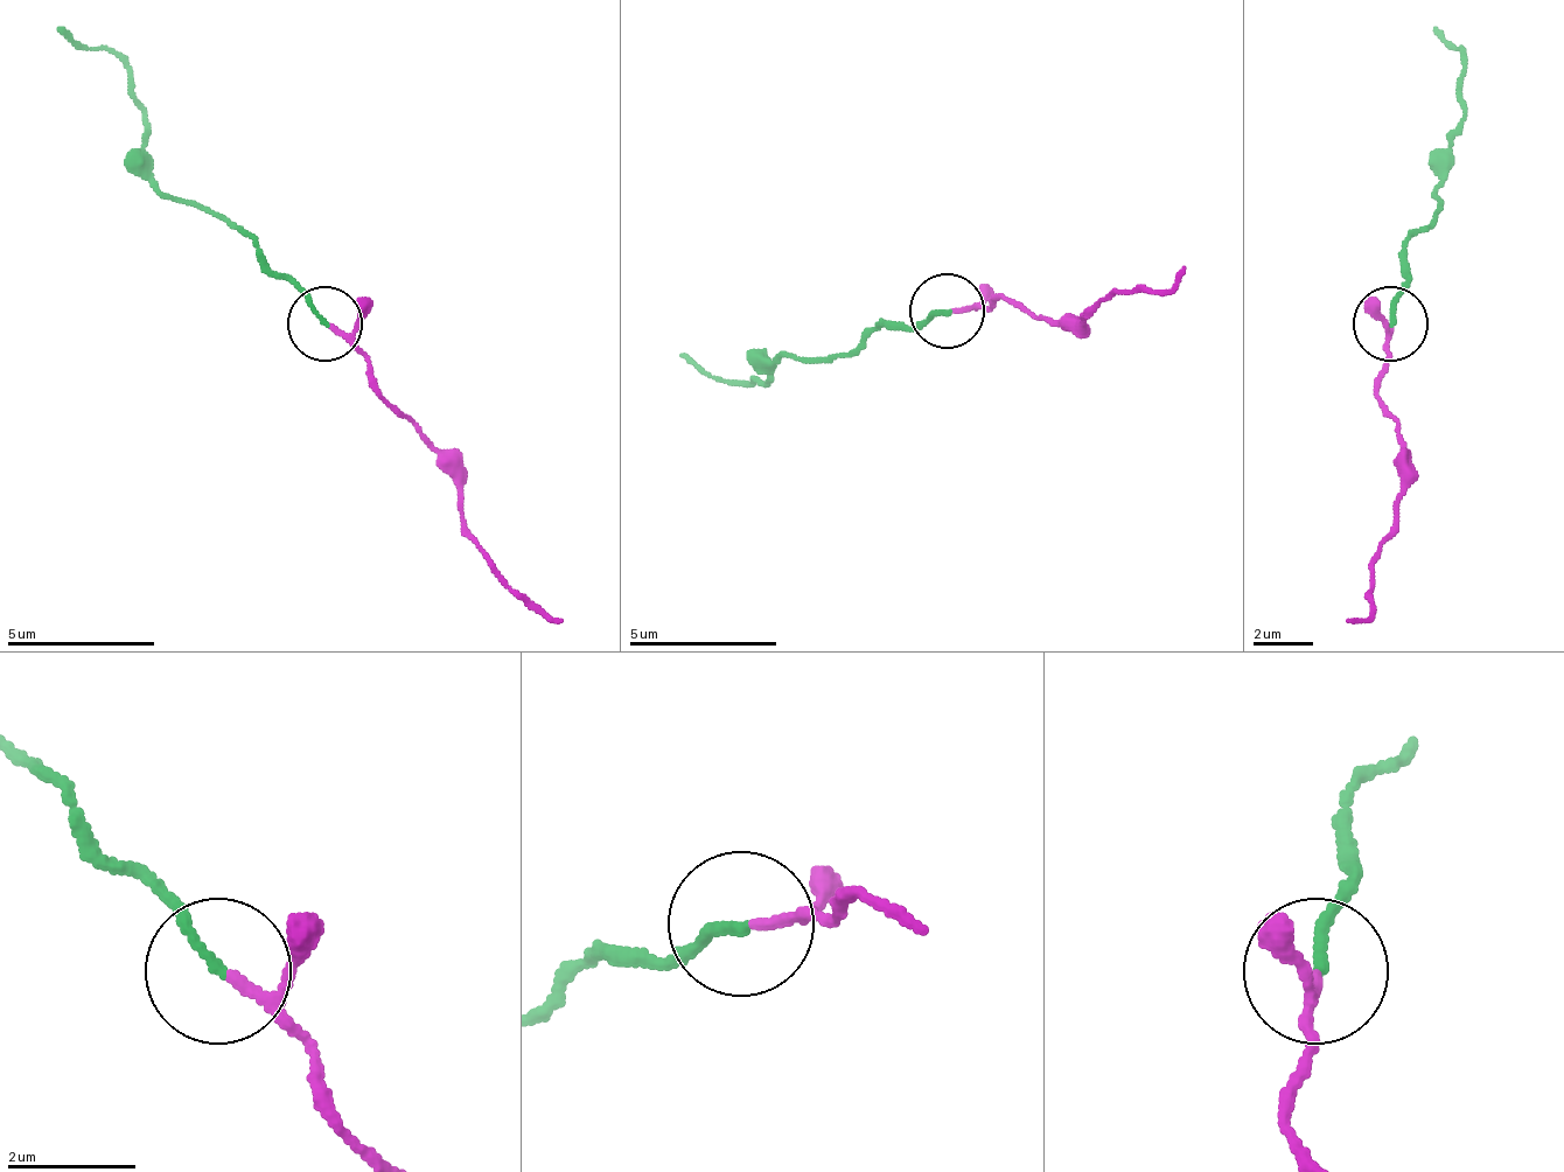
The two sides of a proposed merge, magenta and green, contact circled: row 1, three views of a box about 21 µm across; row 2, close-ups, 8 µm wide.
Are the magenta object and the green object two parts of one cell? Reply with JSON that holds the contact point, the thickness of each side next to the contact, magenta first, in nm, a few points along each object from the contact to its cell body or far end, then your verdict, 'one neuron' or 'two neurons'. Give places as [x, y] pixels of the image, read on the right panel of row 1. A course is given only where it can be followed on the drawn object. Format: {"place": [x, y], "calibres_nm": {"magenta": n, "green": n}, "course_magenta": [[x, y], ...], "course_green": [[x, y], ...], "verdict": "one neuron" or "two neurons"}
{"place": [1390, 323], "calibres_nm": {"magenta": 110, "green": 160}, "course_magenta": [[1393, 321], [1377, 403], [1400, 425], [1393, 537], [1370, 566], [1370, 611], [1348, 619]], "course_green": [[1393, 321], [1408, 239], [1437, 210], [1437, 188], [1466, 106], [1459, 47], [1437, 25]], "verdict": "one neuron"}

